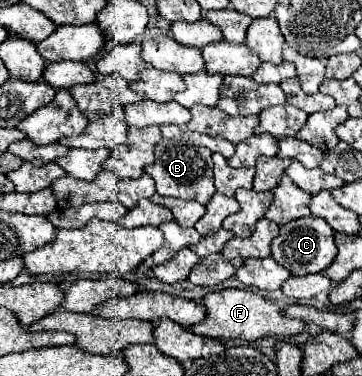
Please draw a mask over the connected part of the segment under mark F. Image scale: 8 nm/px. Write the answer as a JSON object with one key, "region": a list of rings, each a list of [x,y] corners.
{"region":[[[222,289],[216,293],[208,293],[204,297],[206,305],[206,319],[192,327],[194,333],[216,337],[216,339],[240,339],[240,341],[256,341],[262,337],[278,337],[278,339],[290,339],[304,333],[306,323],[298,319],[286,317],[280,307],[262,295],[250,291],[250,289]]]}

